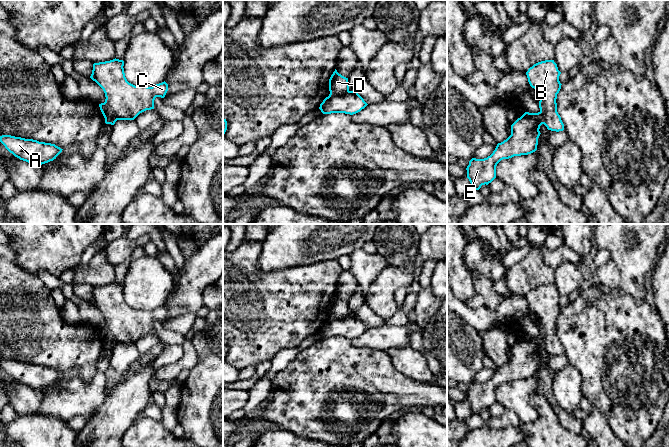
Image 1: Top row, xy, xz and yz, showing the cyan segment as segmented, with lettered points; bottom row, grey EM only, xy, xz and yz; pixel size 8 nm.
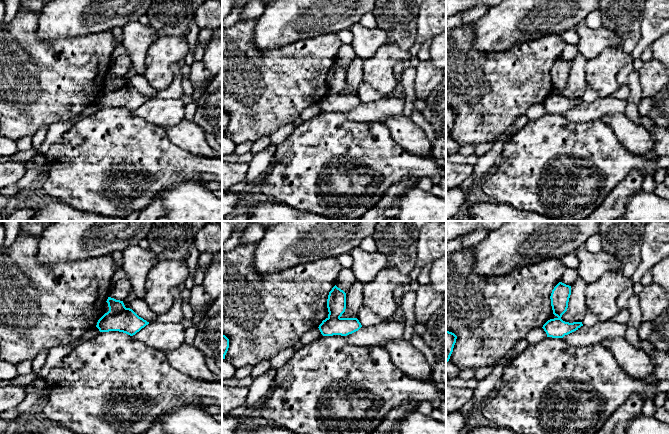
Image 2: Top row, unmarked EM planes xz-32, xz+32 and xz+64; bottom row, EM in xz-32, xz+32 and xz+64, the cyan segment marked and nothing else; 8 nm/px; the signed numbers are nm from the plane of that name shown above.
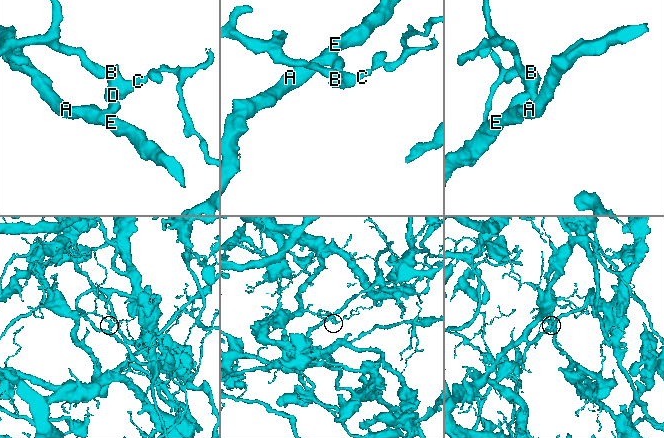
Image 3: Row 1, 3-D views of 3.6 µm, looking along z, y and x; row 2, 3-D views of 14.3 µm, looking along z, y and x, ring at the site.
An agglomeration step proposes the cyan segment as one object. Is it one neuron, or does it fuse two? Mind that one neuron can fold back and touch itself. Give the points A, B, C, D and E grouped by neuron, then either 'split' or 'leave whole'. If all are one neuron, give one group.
A D E / B C | split

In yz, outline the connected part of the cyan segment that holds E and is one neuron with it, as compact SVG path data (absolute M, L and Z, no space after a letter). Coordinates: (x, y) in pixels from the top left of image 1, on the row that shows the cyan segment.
M525 112L511 125L511 135L498 143L490 156L472 158L466 170L473 190L479 190L482 185L488 185L496 178L496 166L501 160L535 152L542 124L544 118L540 112Z

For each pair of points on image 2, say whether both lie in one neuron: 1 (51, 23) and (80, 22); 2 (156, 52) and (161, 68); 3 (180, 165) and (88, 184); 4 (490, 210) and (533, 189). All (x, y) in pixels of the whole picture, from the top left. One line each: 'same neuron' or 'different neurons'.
1: same neuron
2: same neuron
3: same neuron
4: different neurons

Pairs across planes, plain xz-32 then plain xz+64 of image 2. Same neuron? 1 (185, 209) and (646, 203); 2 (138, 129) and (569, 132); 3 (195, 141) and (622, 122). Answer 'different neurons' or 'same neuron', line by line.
1: same neuron
2: same neuron
3: same neuron

